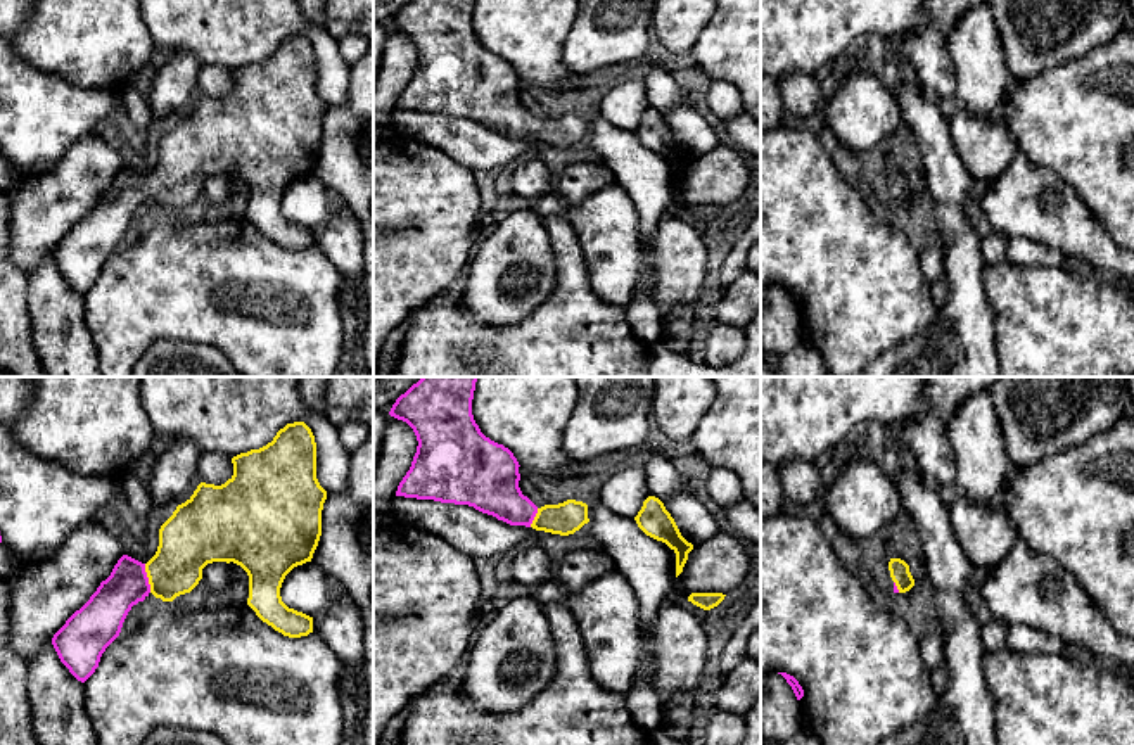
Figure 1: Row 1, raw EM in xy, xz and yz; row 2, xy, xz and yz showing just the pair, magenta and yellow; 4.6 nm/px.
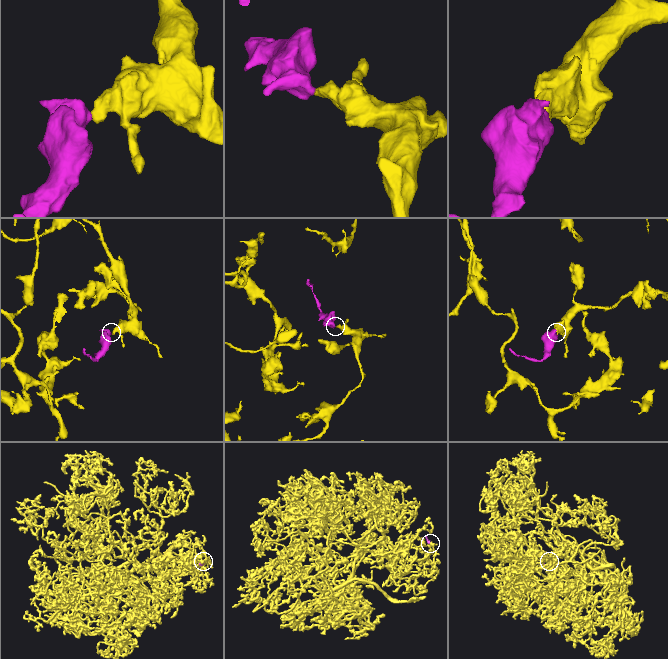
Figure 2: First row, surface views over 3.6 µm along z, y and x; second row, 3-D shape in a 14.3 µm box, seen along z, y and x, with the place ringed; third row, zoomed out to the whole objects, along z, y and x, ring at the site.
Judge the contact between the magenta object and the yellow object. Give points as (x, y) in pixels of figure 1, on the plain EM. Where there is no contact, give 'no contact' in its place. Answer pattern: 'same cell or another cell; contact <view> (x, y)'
same cell; contact xy (147, 191)

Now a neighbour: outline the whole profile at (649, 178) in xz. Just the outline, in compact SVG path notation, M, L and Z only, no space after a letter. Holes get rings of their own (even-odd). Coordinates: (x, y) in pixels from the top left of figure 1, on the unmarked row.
M600 112L586 118L591 124L593 152L634 202L641 245L648 245L676 190L676 166L666 156L647 149L634 131L612 126Z

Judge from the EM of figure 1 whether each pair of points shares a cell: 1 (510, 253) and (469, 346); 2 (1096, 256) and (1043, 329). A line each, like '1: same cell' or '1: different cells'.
1: different cells
2: different cells

